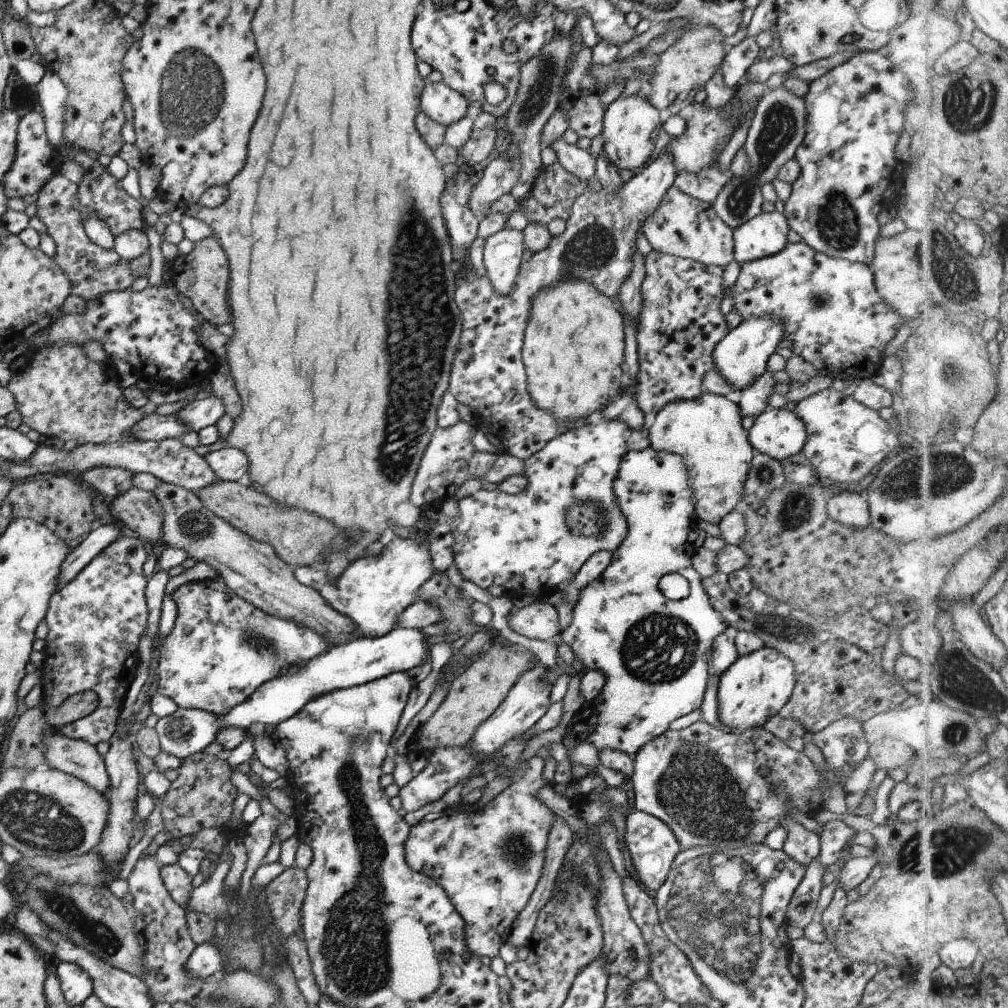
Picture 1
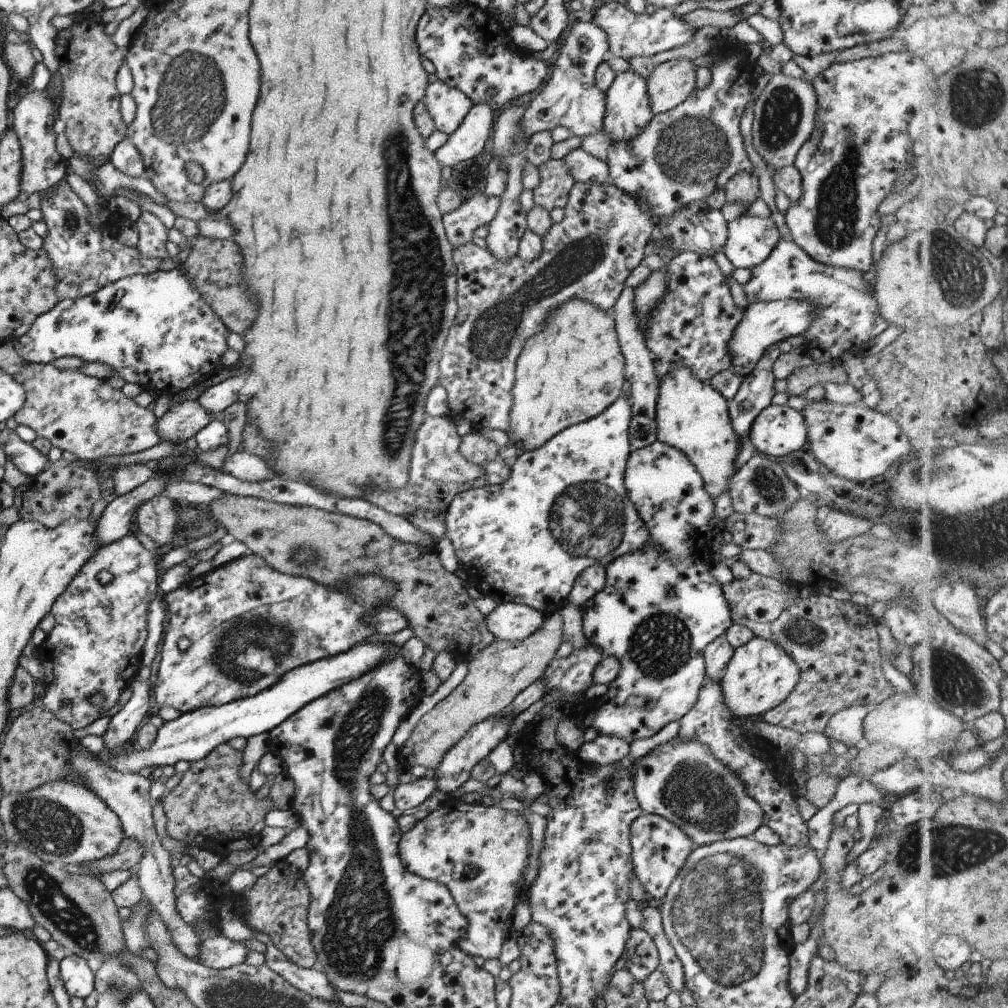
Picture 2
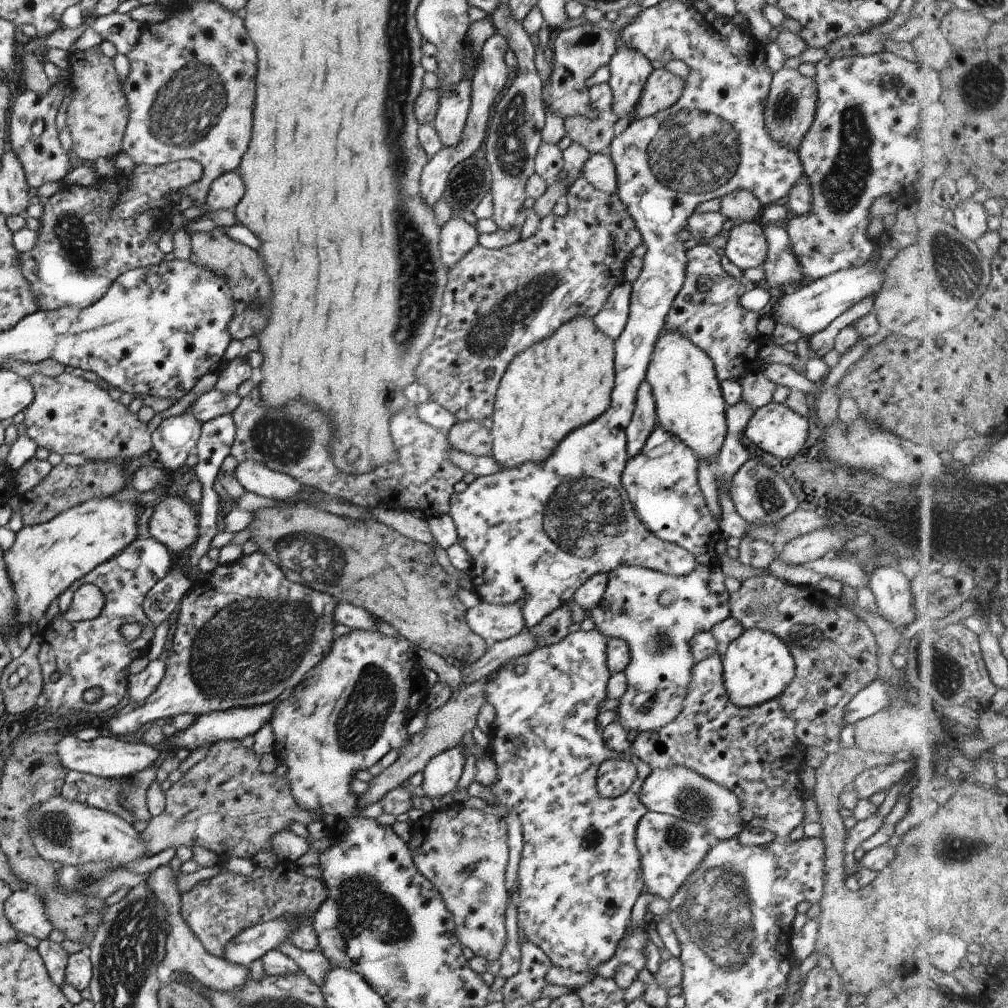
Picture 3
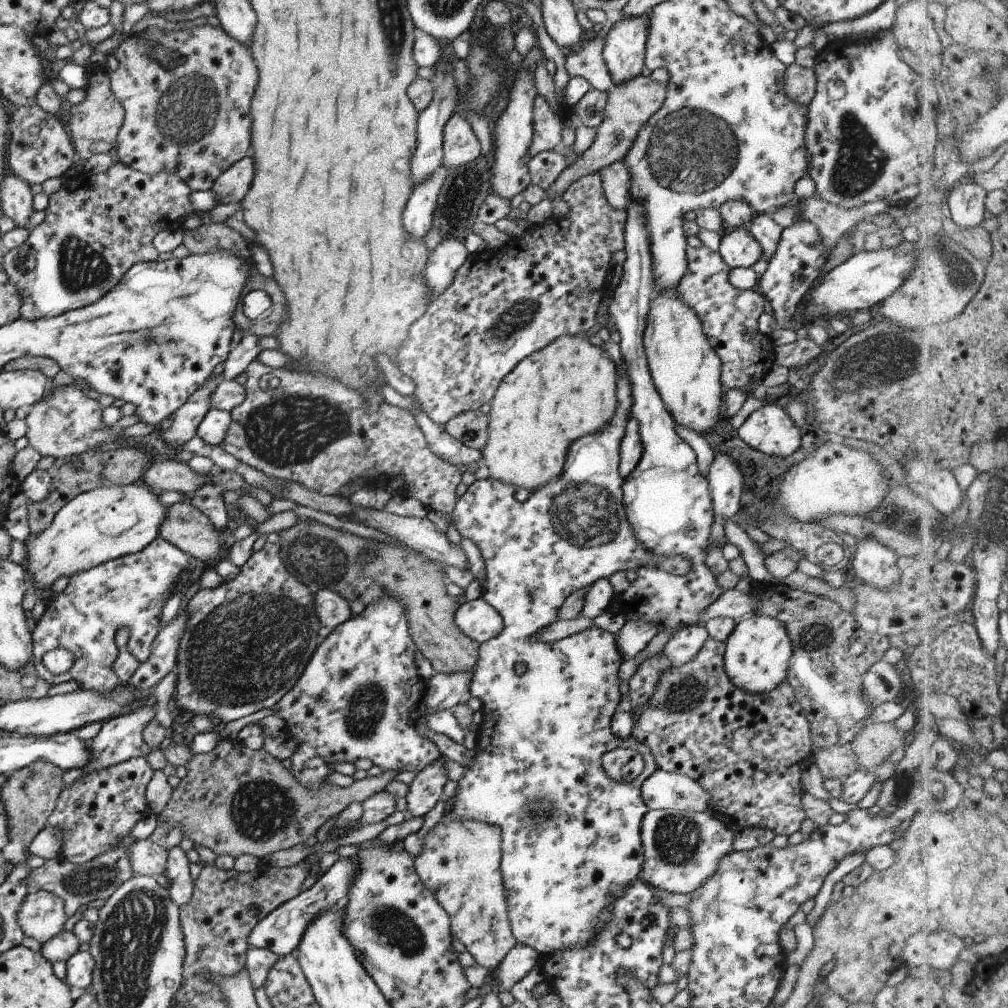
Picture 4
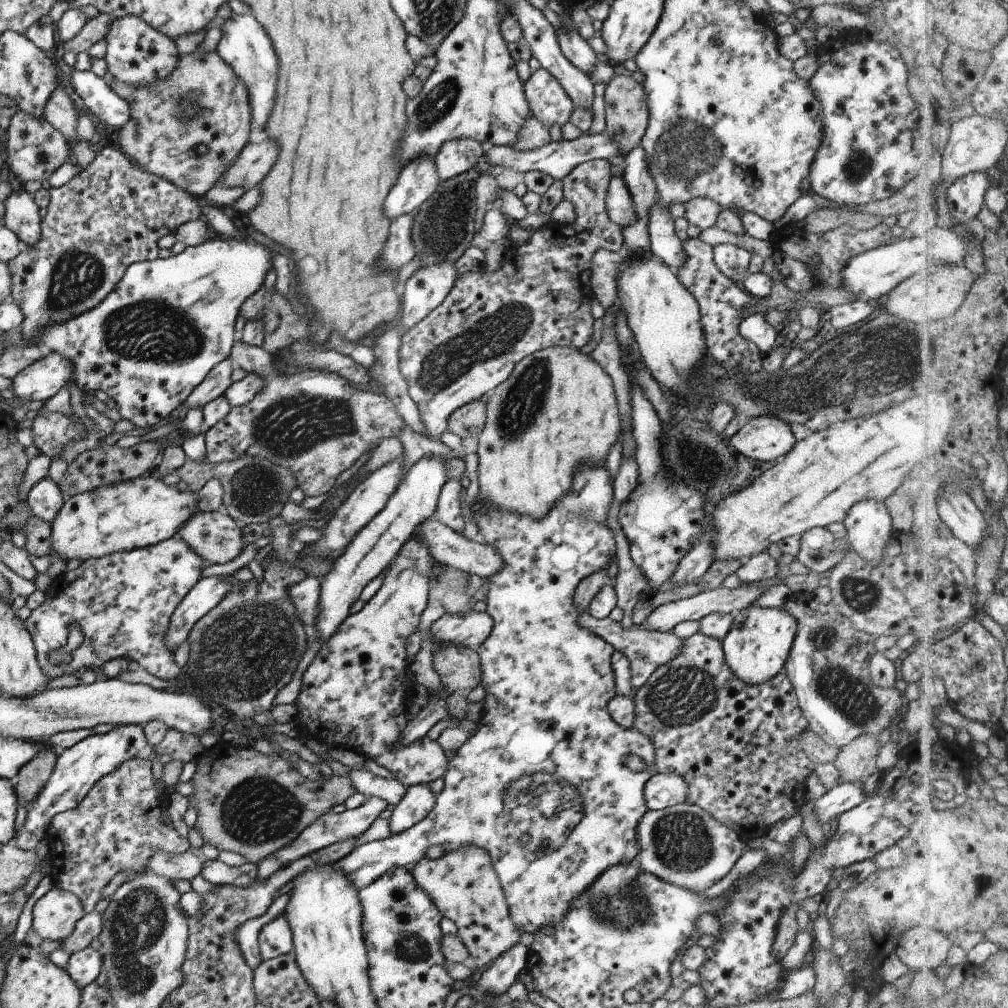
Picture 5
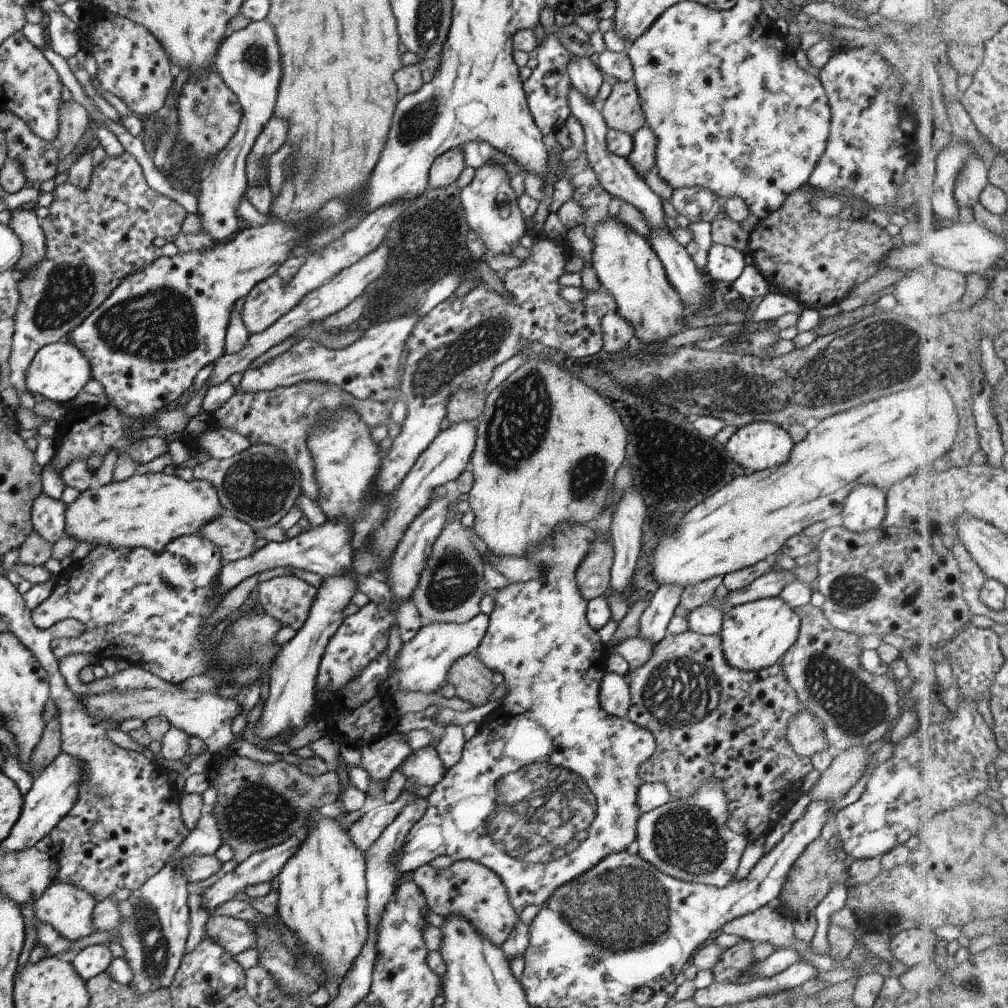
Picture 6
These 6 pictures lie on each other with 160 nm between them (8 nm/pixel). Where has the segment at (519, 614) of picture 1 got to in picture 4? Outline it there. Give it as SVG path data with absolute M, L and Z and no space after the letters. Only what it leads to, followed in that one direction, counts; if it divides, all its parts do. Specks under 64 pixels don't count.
M480 596L459 603L454 612L454 623L466 637L479 644L496 637L502 629L501 615Z

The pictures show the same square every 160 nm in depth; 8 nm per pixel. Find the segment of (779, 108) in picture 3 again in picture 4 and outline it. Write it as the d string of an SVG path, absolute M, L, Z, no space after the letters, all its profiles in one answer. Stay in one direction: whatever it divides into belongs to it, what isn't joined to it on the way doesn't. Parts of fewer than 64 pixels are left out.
M790 63L785 67L782 76L782 89L787 100L792 100L806 107L814 95L816 80L812 69Z

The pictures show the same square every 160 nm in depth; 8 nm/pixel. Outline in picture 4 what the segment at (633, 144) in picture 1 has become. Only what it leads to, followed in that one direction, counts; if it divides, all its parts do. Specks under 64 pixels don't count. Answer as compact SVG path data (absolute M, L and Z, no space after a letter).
M647 12L641 17L631 17L607 25L602 35L605 43L602 59L613 86L631 80L639 75L644 66Z

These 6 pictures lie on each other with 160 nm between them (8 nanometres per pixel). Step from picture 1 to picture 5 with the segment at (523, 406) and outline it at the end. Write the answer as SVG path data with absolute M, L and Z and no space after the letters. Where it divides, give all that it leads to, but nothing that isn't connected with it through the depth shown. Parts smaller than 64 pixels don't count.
M605 159L585 161L561 179L562 198L574 208L573 222L562 225L548 220L530 234L525 244L518 245L514 257L502 261L497 270L485 272L481 268L460 274L445 298L401 335L398 371L406 380L408 393L418 406L426 428L421 435L437 439L446 431L449 415L454 410L491 393L524 356L553 345L579 349L587 344L594 331L590 311L594 298L590 287L592 256L599 249L622 252L623 248L620 226L610 221L604 205L611 163Z

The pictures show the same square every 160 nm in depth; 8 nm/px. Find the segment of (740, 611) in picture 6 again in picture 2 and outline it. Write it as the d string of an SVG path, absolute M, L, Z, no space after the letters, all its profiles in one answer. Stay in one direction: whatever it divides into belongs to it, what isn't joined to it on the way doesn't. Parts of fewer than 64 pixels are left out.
M754 636L743 646L734 649L718 684L724 705L733 717L759 719L764 712L775 708L787 698L797 684L798 676L797 665L778 644Z

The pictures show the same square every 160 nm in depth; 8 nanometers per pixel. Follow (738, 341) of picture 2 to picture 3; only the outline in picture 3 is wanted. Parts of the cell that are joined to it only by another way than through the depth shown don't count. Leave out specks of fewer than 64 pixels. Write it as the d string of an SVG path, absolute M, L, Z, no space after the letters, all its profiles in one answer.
M870 258L861 266L838 270L836 273L812 280L794 291L785 292L775 301L770 318L775 324L790 326L804 336L815 334L829 326L834 318L864 296L877 294L881 288L883 266L883 262L875 263Z

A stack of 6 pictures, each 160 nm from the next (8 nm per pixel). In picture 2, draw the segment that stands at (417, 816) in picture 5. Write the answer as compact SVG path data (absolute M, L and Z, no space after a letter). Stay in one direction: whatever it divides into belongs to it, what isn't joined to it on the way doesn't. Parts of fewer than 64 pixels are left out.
M493 715L475 723L469 730L443 755L437 768L430 770L431 777L436 778L436 790L451 795L470 777L472 766L483 760L501 741L508 736L507 728L517 715Z

